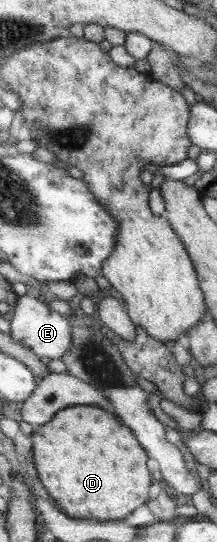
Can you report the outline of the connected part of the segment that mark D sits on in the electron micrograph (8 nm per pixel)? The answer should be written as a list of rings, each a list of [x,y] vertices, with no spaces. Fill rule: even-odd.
[[[79,405],[61,409],[53,422],[33,434],[34,454],[41,480],[49,492],[59,500],[59,506],[73,518],[95,518],[95,520],[123,520],[135,508],[143,506],[149,498],[151,474],[147,470],[147,454],[135,440],[131,430],[123,424],[115,412],[104,407]]]

